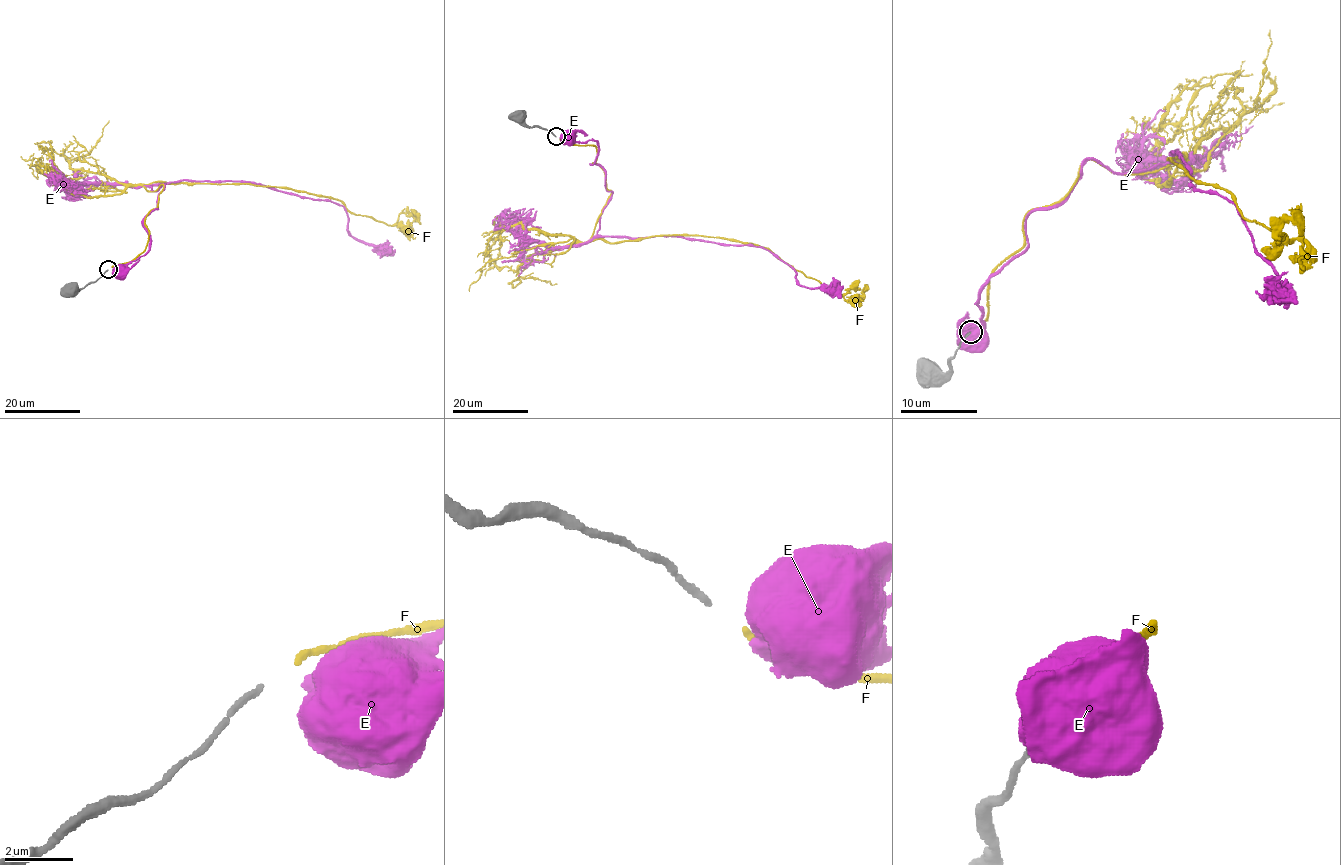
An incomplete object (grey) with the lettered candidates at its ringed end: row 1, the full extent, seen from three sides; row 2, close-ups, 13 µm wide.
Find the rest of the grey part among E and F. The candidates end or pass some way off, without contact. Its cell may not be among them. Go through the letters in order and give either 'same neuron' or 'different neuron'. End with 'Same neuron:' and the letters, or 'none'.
E: different neuron
F: same neuron
Same neuron: F

